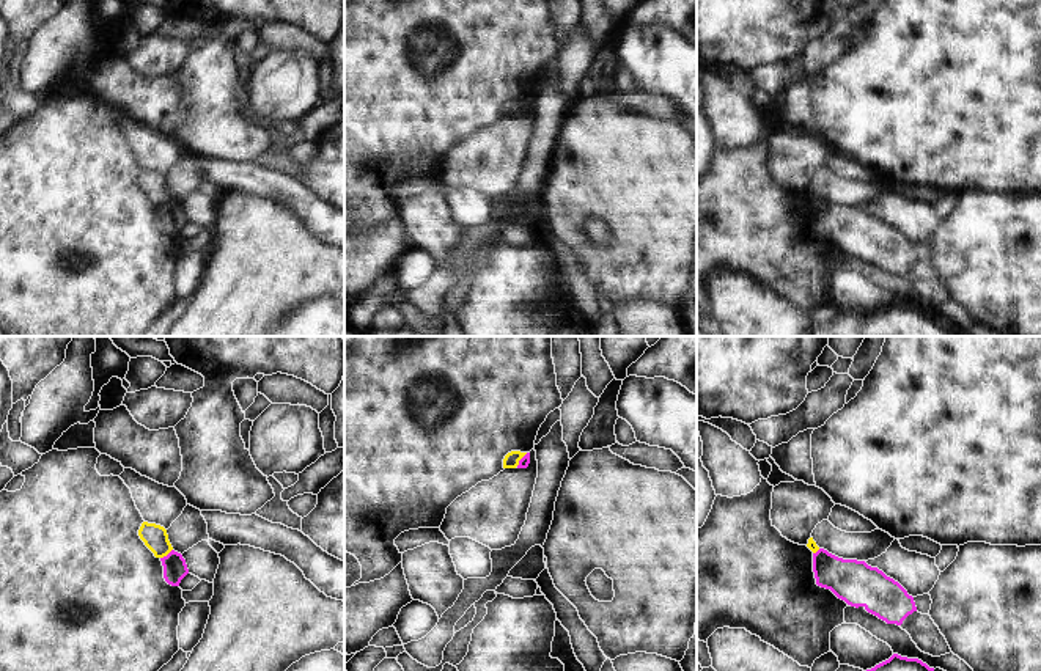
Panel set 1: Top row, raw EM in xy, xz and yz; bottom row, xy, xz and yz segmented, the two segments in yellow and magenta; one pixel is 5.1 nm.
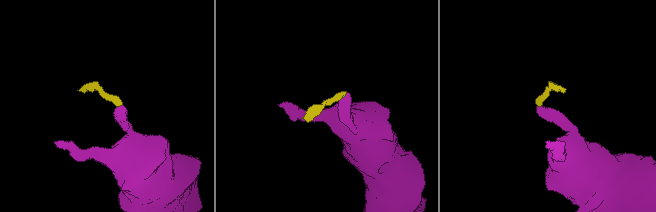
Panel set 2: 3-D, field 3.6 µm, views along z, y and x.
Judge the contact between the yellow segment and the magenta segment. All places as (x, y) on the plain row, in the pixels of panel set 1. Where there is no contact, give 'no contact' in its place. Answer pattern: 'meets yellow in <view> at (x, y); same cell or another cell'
meets yellow in xy at (165, 203); another cell

